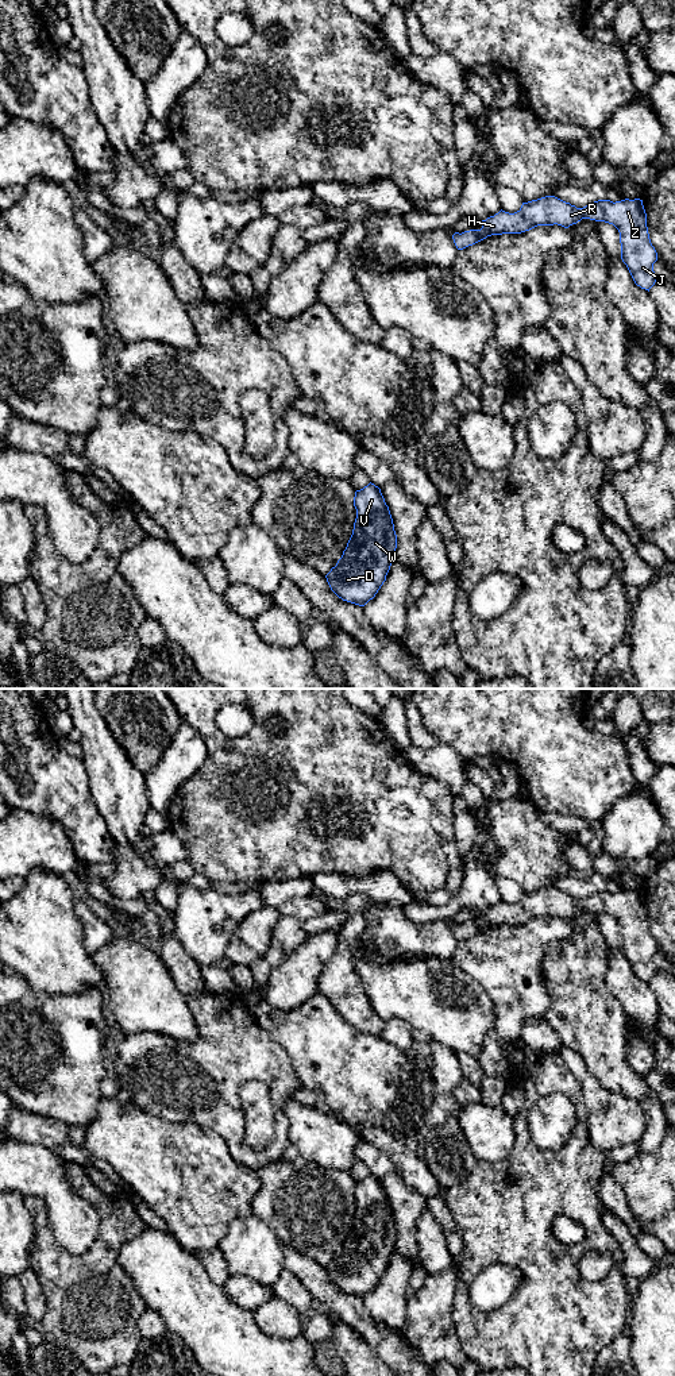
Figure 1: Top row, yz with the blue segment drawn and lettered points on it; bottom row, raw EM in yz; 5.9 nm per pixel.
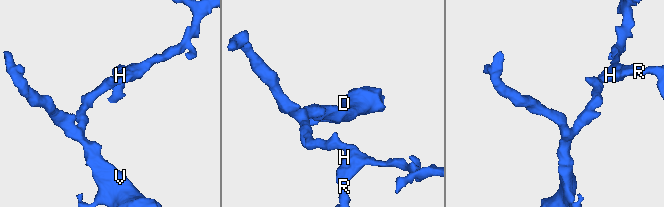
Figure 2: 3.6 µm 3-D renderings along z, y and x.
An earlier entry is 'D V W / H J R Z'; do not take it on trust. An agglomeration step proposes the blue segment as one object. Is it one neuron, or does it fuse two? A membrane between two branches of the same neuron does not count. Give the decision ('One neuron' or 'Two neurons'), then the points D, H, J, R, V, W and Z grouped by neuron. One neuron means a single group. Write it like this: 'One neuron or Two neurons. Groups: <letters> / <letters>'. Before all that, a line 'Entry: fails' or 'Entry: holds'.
Entry: fails
One neuron. Groups: D H J R V W Z

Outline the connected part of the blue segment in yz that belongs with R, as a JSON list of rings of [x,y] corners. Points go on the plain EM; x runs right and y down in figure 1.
[[[555,887],[522,894],[521,899],[509,905],[500,902],[482,911],[481,921],[470,921],[452,926],[458,941],[472,937],[487,928],[502,925],[521,925],[537,917],[562,917],[568,920],[582,910],[613,916],[620,924],[621,951],[626,956],[634,975],[649,983],[657,968],[653,955],[657,944],[651,934],[647,905],[643,891],[598,891],[583,899],[576,899]]]

